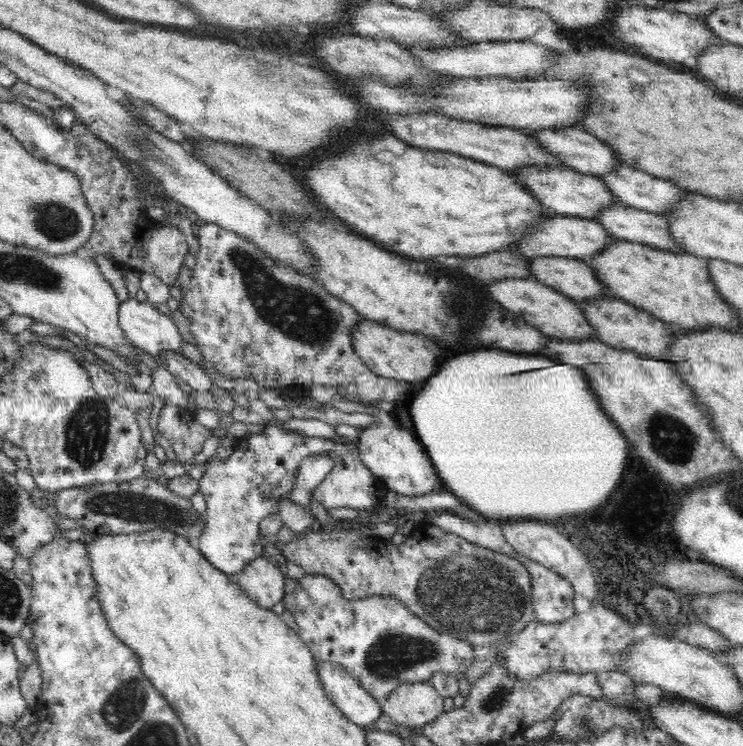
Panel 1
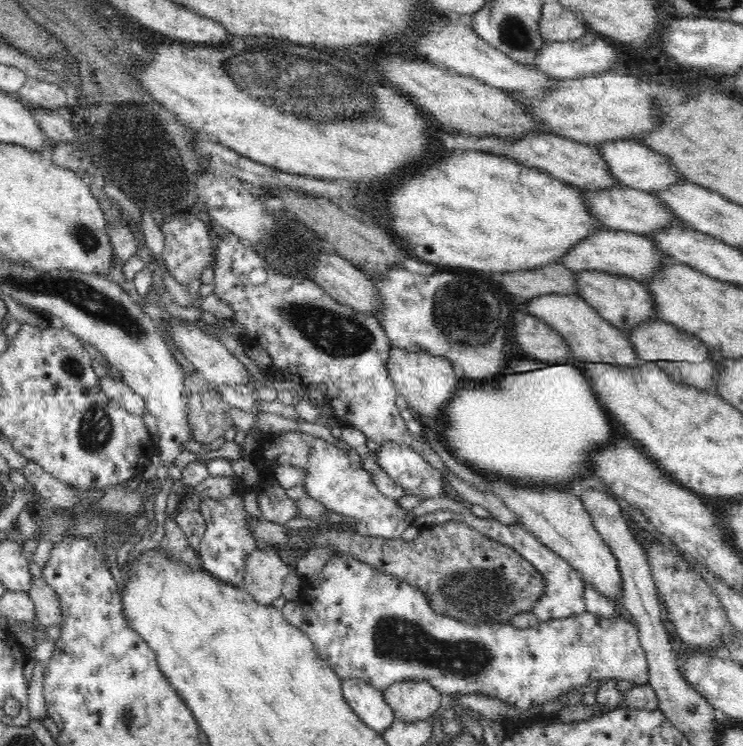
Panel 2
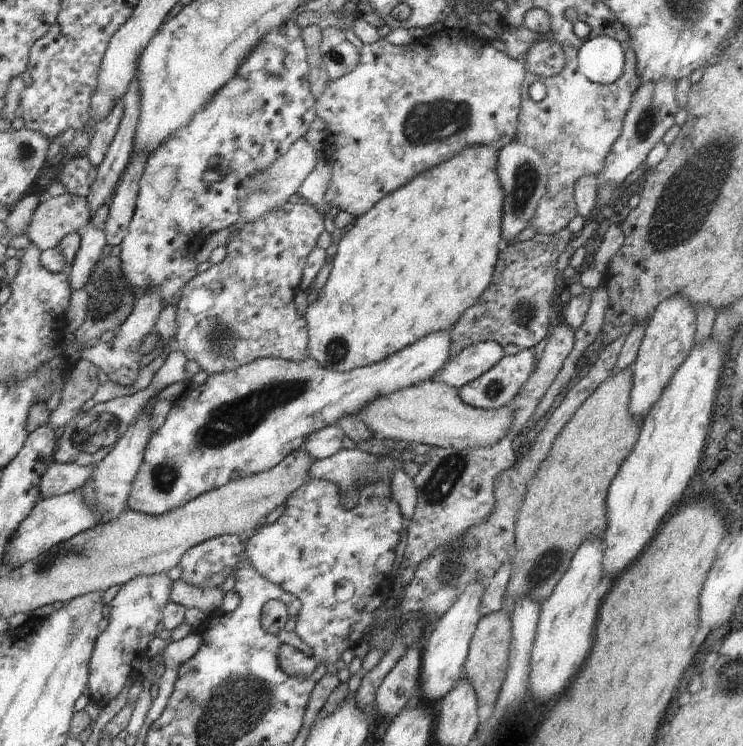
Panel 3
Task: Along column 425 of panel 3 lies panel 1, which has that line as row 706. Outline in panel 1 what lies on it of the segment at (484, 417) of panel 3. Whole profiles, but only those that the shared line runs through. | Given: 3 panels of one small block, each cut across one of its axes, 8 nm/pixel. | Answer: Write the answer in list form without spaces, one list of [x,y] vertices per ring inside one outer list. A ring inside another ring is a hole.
[[[428,681],[402,683],[381,703],[382,712],[400,727],[426,727],[444,712],[444,697]]]

